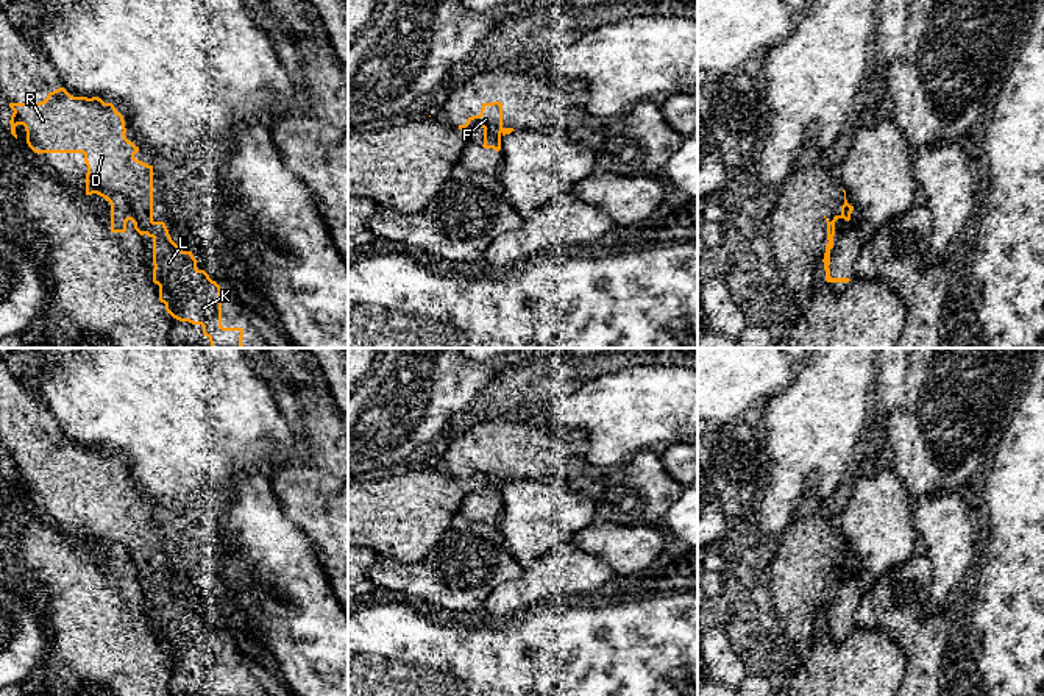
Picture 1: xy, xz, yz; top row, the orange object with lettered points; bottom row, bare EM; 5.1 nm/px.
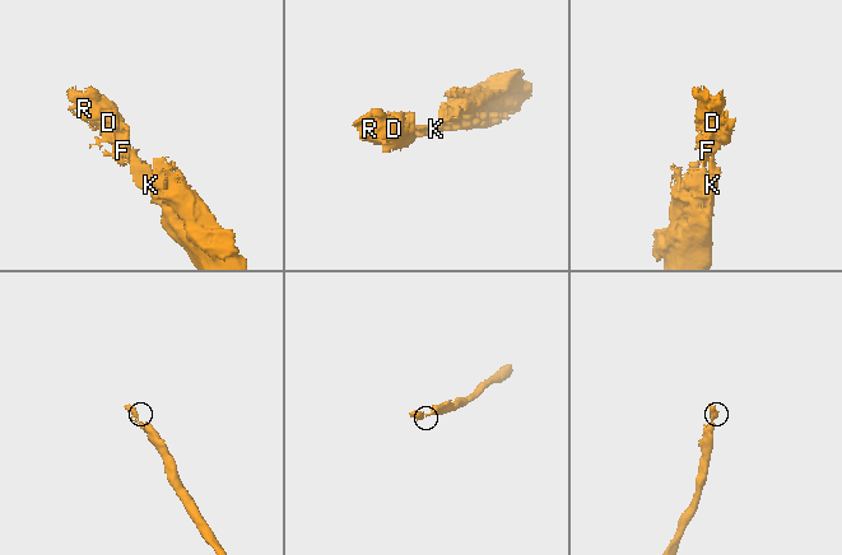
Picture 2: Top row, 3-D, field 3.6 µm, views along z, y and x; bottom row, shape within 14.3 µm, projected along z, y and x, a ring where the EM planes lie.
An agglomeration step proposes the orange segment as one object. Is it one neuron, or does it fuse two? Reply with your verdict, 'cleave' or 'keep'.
keep

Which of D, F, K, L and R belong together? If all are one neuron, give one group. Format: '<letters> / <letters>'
D F K L R

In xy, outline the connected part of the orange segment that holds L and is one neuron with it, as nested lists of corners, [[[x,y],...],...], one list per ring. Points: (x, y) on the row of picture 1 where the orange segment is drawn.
[[[59,87],[47,95],[39,103],[9,103],[14,111],[11,115],[11,134],[17,139],[16,126],[23,125],[27,131],[27,144],[34,153],[83,153],[87,165],[86,195],[97,194],[111,204],[111,231],[125,233],[126,222],[134,223],[134,229],[153,239],[153,282],[159,286],[159,301],[165,304],[165,311],[179,321],[201,325],[203,334],[209,339],[211,348],[243,348],[242,328],[222,326],[222,289],[209,278],[204,270],[197,268],[197,259],[192,251],[183,251],[170,237],[164,222],[153,220],[153,165],[148,165],[134,158],[139,147],[128,140],[125,133],[123,115],[112,103],[105,103],[98,97],[73,97],[64,87]]]

